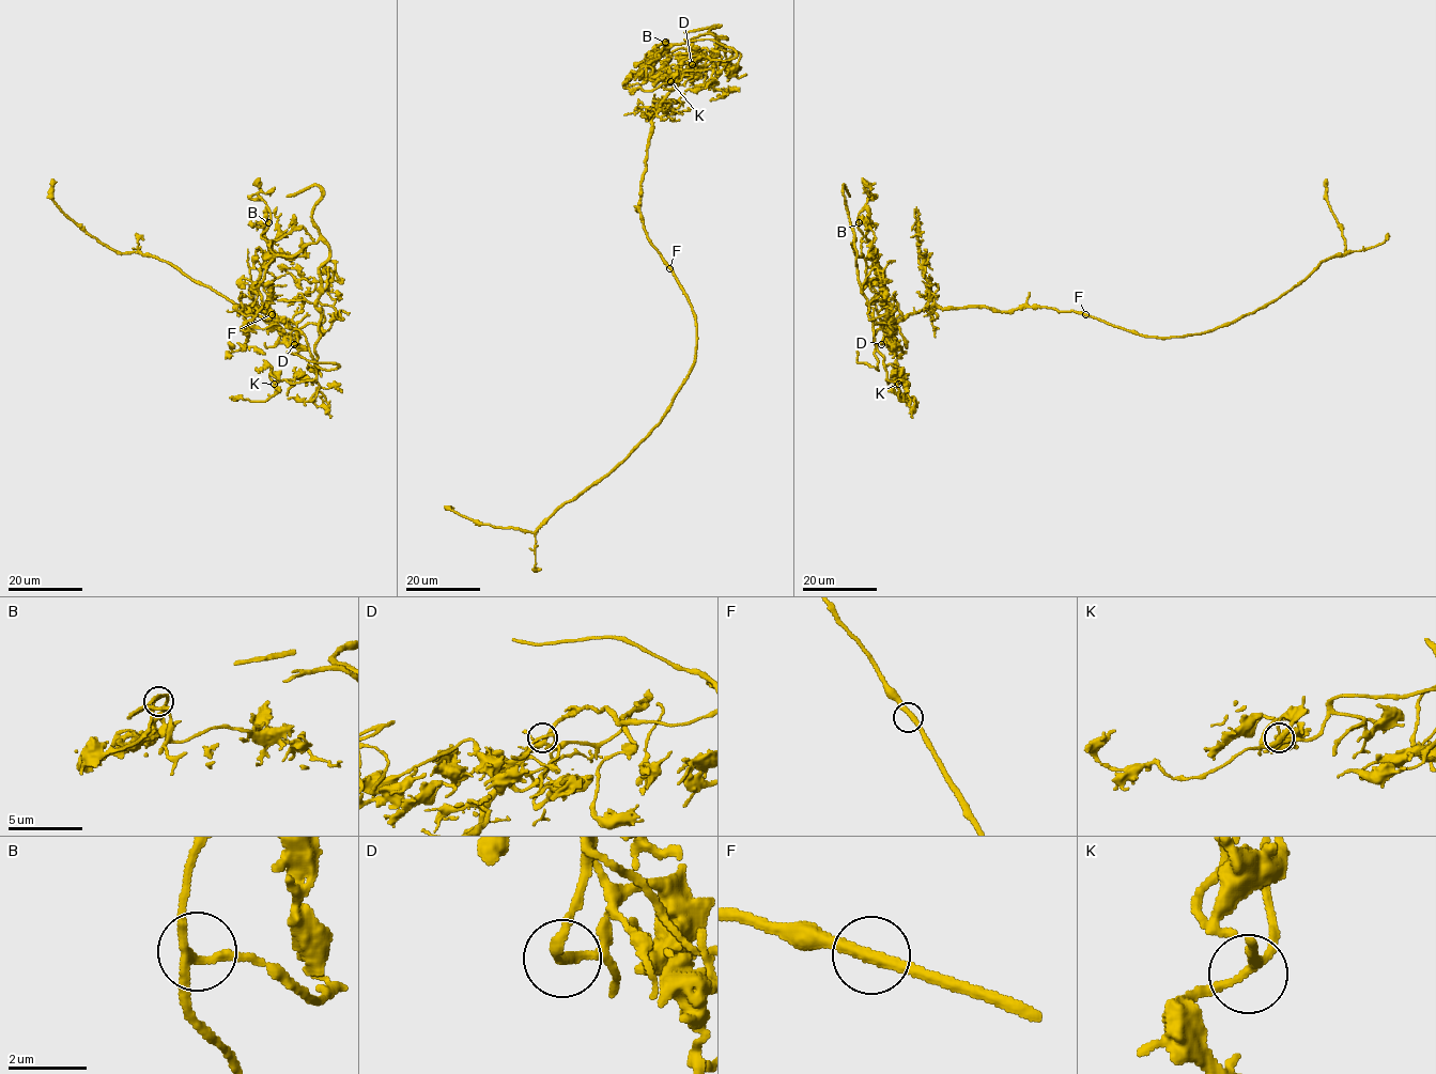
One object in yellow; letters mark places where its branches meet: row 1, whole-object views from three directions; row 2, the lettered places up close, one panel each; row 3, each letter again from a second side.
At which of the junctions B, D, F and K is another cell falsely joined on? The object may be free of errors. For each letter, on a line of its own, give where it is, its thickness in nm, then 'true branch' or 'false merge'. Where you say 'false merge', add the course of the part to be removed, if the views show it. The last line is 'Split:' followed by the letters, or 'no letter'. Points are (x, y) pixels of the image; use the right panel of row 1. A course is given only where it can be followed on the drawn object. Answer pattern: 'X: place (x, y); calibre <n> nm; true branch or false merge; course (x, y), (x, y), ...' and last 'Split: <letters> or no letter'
B: place (859, 222); calibre 200 nm; true branch
D: place (881, 344); calibre 190 nm; false merge; course (881, 343), (891, 324), (935, 306), (1080, 312), (1175, 337), (1226, 326), (1349, 252), (1326, 178)
F: place (1085, 314); calibre 320 nm; true branch
K: place (898, 384); calibre 200 nm; true branch
Split: D

